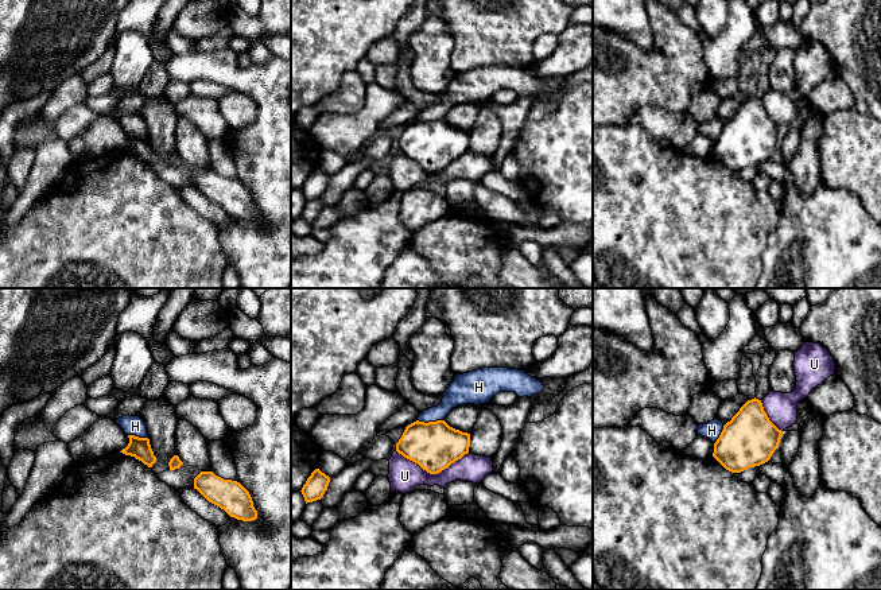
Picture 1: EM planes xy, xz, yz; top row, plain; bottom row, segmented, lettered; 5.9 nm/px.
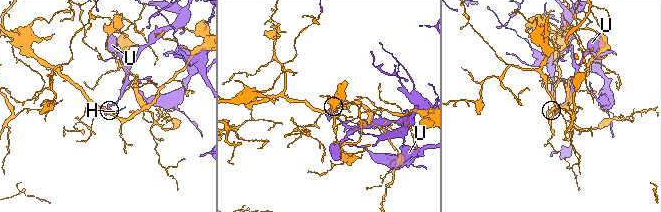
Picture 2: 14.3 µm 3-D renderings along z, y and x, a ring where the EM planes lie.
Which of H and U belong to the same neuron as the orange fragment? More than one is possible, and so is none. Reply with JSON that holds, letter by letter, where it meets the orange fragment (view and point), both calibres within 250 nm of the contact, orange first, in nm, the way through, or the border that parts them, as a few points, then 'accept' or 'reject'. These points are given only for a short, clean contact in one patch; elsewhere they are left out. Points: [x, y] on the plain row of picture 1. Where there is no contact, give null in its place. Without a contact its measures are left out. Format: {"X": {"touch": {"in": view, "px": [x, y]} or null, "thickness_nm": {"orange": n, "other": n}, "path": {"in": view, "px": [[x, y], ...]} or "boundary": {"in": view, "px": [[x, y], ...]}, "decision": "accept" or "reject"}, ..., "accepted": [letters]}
{"H": {"touch": {"in": "xz", "px": [430, 120]}, "thickness_nm": {"orange": 300, "other": 150}, "decision": "accept"}, "U": {"touch": {"in": "xz", "px": [431, 171]}, "thickness_nm": {"orange": 300, "other": 190}, "decision": "reject"}, "accepted": ["H"]}

